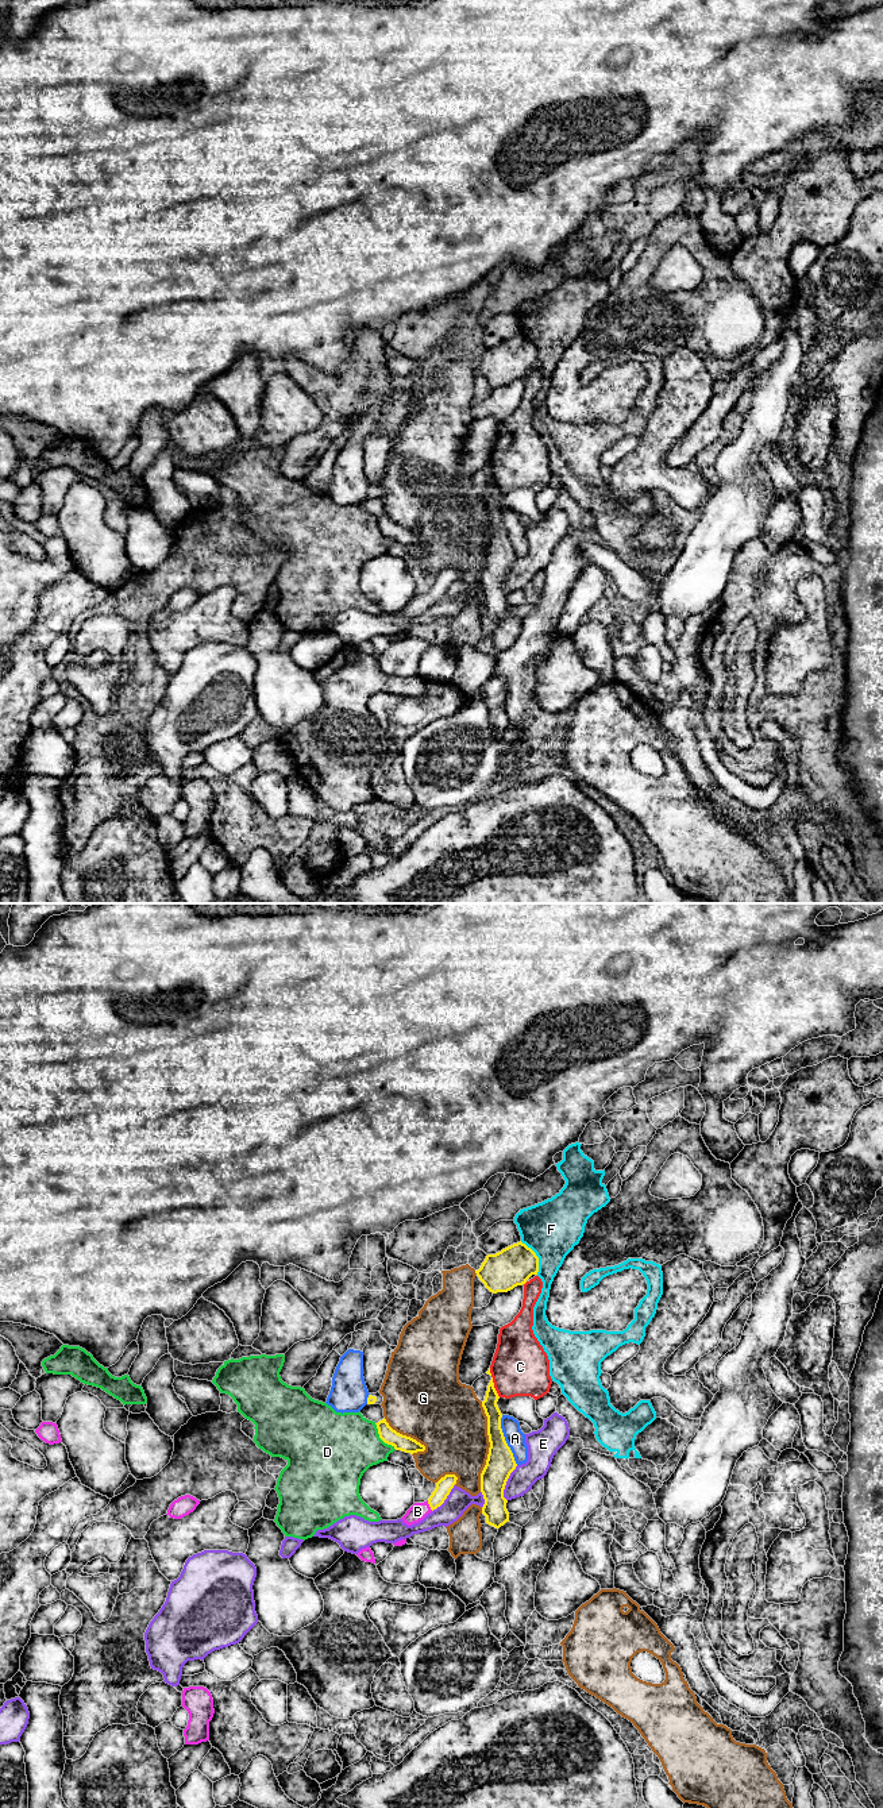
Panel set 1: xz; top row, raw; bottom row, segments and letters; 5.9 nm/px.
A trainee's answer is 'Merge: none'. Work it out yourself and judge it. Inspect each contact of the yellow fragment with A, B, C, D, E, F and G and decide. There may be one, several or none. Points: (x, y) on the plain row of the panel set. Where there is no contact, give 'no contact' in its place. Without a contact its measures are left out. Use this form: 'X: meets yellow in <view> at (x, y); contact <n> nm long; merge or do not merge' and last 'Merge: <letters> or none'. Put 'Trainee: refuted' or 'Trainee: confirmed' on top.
Trainee: refuted
A: meets yellow in xz at (504, 532); contact 320 nm long; do not merge
B: meets yellow in xz at (430, 598); contact 70 nm long; merge
C: meets yellow in xz at (493, 475); contact 190 nm long; do not merge
D: meets yellow in xz at (381, 531); contact 200 nm long; do not merge
E: meets yellow in xz at (505, 575); contact 220 nm long; do not merge
F: meets yellow in xz at (536, 349); contact 220 nm long; do not merge
G: meets yellow in xz at (490, 539); contact 550 nm long; do not merge
Merge: B

